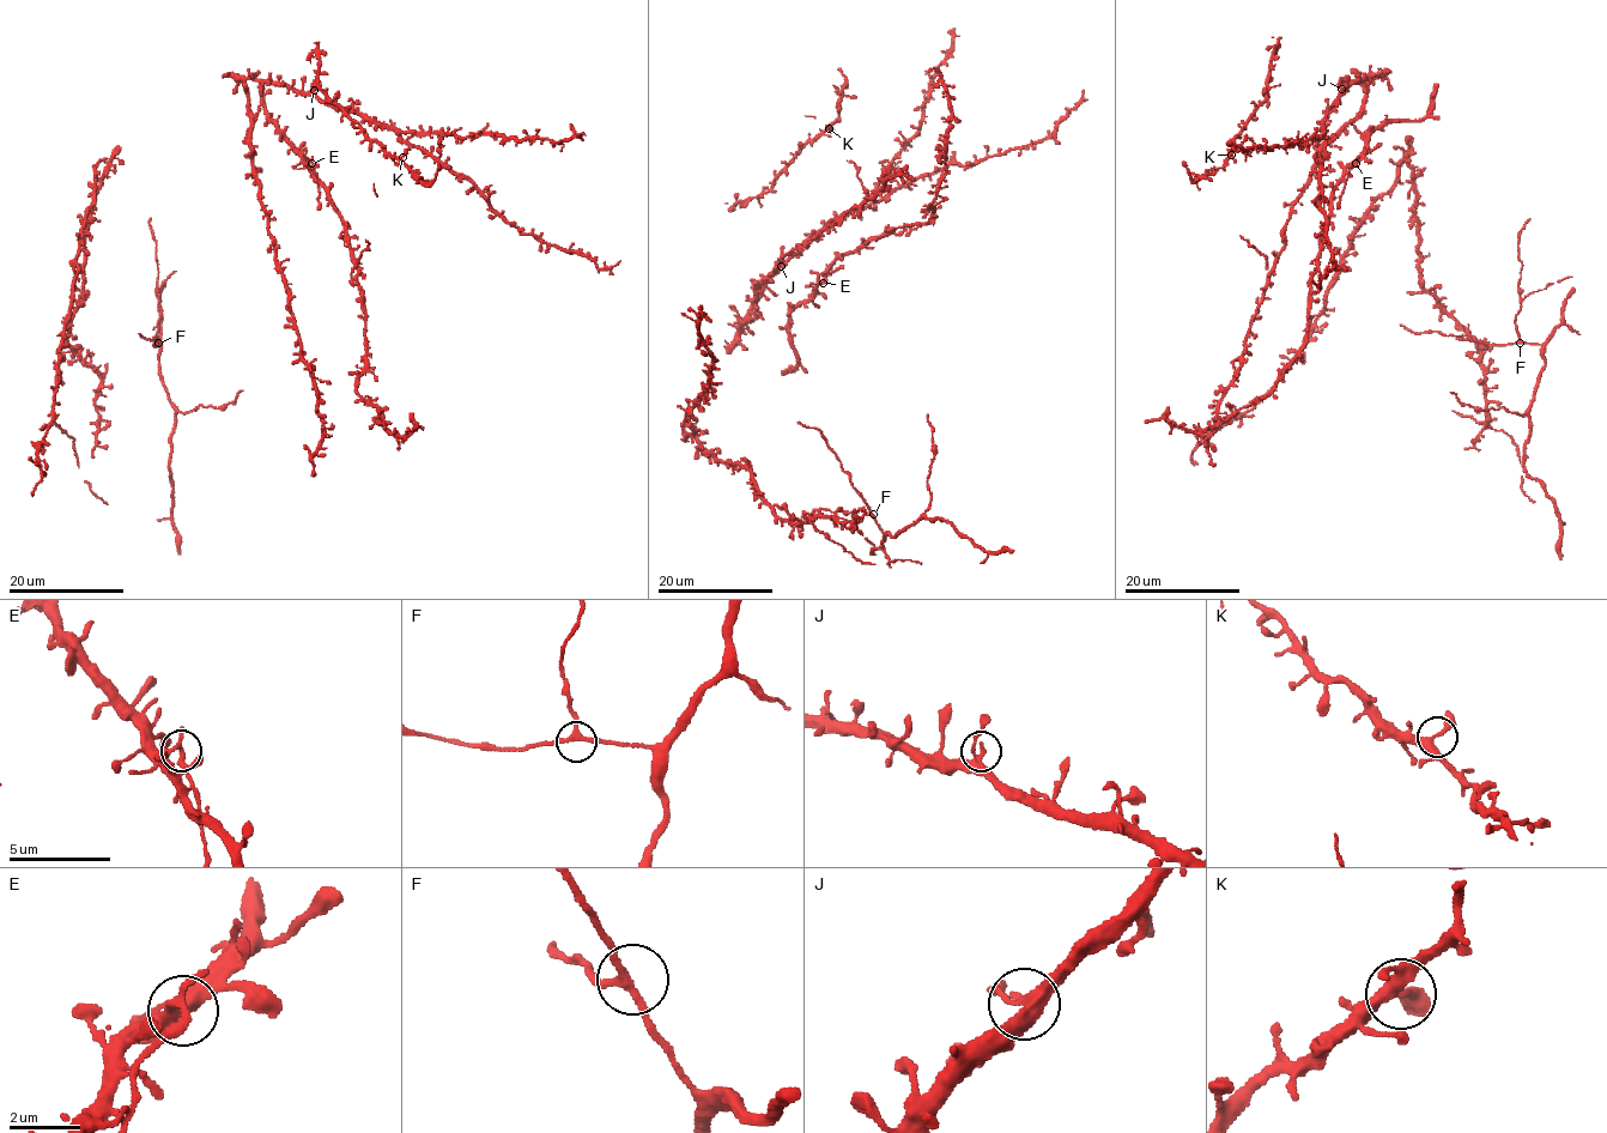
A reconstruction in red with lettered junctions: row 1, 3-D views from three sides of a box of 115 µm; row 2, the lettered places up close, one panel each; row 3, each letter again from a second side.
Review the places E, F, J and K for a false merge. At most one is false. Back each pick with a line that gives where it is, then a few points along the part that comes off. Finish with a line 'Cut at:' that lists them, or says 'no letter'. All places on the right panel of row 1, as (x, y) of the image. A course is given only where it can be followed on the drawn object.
E: at (1356, 163); foreign part runs (1356, 162), (1347, 173), (1336, 208)
Cut at: E

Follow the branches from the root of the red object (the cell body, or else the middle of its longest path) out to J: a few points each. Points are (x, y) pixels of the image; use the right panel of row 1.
J: (1365, 114), (1366, 85), (1374, 76), (1363, 77), (1348, 83), (1344, 91), (1341, 89)

